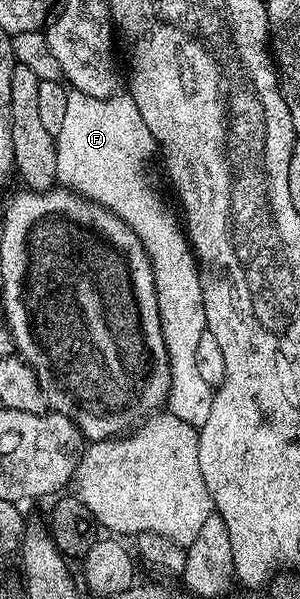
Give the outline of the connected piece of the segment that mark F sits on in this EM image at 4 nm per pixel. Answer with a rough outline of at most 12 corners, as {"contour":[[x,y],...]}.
{"contour":[[69,91],[56,178],[138,234],[152,264],[171,416],[198,430],[208,323],[181,225],[144,177],[131,95]]}

